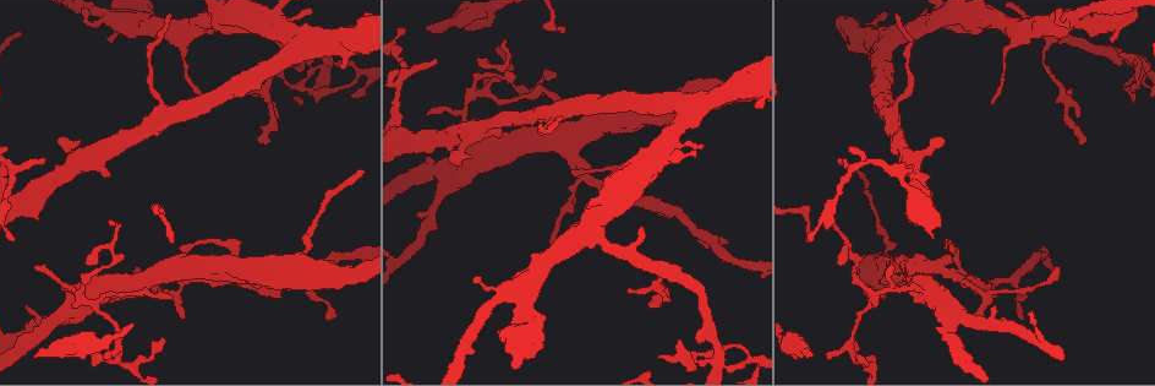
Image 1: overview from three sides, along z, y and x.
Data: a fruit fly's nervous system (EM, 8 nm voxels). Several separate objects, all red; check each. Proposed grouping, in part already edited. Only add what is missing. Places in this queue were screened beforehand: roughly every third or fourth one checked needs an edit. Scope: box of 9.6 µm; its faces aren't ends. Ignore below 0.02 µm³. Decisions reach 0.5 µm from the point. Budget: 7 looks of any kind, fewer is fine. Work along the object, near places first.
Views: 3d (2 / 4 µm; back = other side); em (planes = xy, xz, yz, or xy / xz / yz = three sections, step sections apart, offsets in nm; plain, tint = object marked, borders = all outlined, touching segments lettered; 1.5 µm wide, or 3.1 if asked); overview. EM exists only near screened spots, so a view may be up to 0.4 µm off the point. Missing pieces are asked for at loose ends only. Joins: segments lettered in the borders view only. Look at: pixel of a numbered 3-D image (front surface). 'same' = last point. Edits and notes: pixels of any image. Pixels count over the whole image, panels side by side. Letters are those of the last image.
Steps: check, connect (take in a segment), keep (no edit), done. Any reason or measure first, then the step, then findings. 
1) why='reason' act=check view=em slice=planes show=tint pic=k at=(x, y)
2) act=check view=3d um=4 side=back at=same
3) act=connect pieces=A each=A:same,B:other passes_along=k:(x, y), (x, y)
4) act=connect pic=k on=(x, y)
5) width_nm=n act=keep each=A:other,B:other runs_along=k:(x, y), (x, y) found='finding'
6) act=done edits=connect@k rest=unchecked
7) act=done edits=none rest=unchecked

why='branch stops here' act=check view=em slice=planes show=borders pic=1 at=(1056, 266)

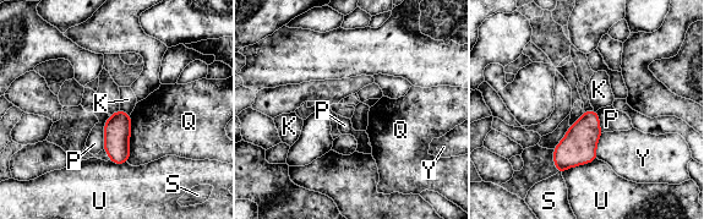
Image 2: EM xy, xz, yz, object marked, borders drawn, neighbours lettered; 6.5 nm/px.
act=keep each=K:other,P:other,Q:other,S:other,U:other,Y:other border=2:(120, 109), (129, 115) found='no lettered segment goes on from it'

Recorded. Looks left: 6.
why='an open end' act=check view=em slice=xz step=8 show=tint pic=1 at=(1024, 318)

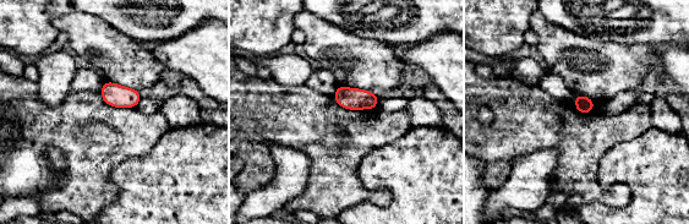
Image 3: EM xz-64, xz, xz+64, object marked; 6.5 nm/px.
act=check view=em slice=planes show=borders at=same

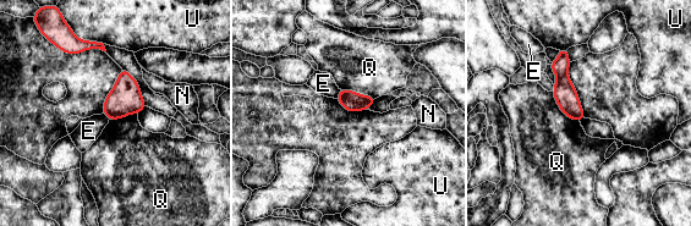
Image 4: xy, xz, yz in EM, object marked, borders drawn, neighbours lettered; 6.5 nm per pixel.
width_nm=130 act=keep each=E:other,N:other,Q:other,U:other border=4:(552, 92), (558, 106), (579, 121) found='no lettered segment goes on from it'

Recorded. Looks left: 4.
why='an open end' act=check view=3d um=4 pic=1 at=(505, 41)

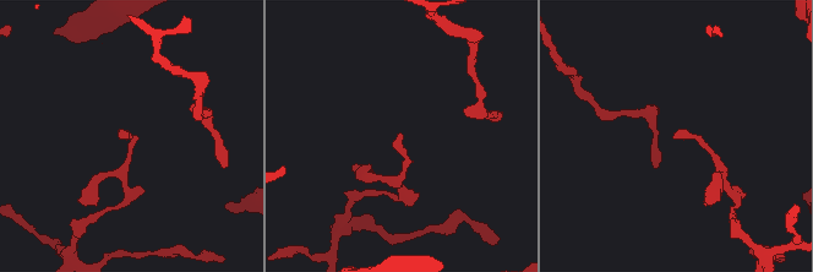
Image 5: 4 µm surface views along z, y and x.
why='shape alone is not enough' act=check view=em slice=planes show=plain pic=5 at=(674, 132)

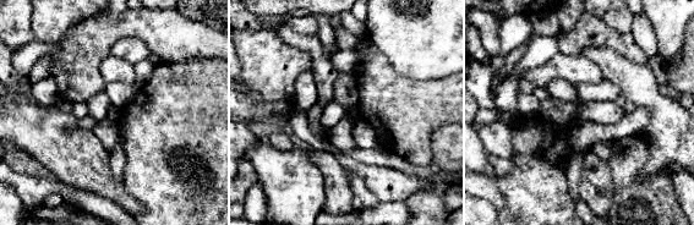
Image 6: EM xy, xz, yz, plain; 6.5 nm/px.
act=check view=em slice=planes show=borders at=same

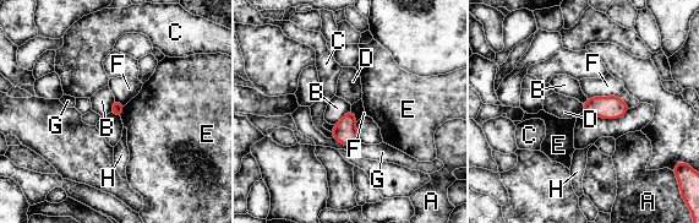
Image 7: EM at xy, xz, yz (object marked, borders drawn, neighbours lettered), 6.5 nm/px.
act=keep each=A:other,B:other,C:other,D:other,E:other,F:other,G:other,H:other border=7:(350, 108), (334, 124) found='none of them fits'

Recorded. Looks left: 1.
act=done edits=none rest=unchecked

